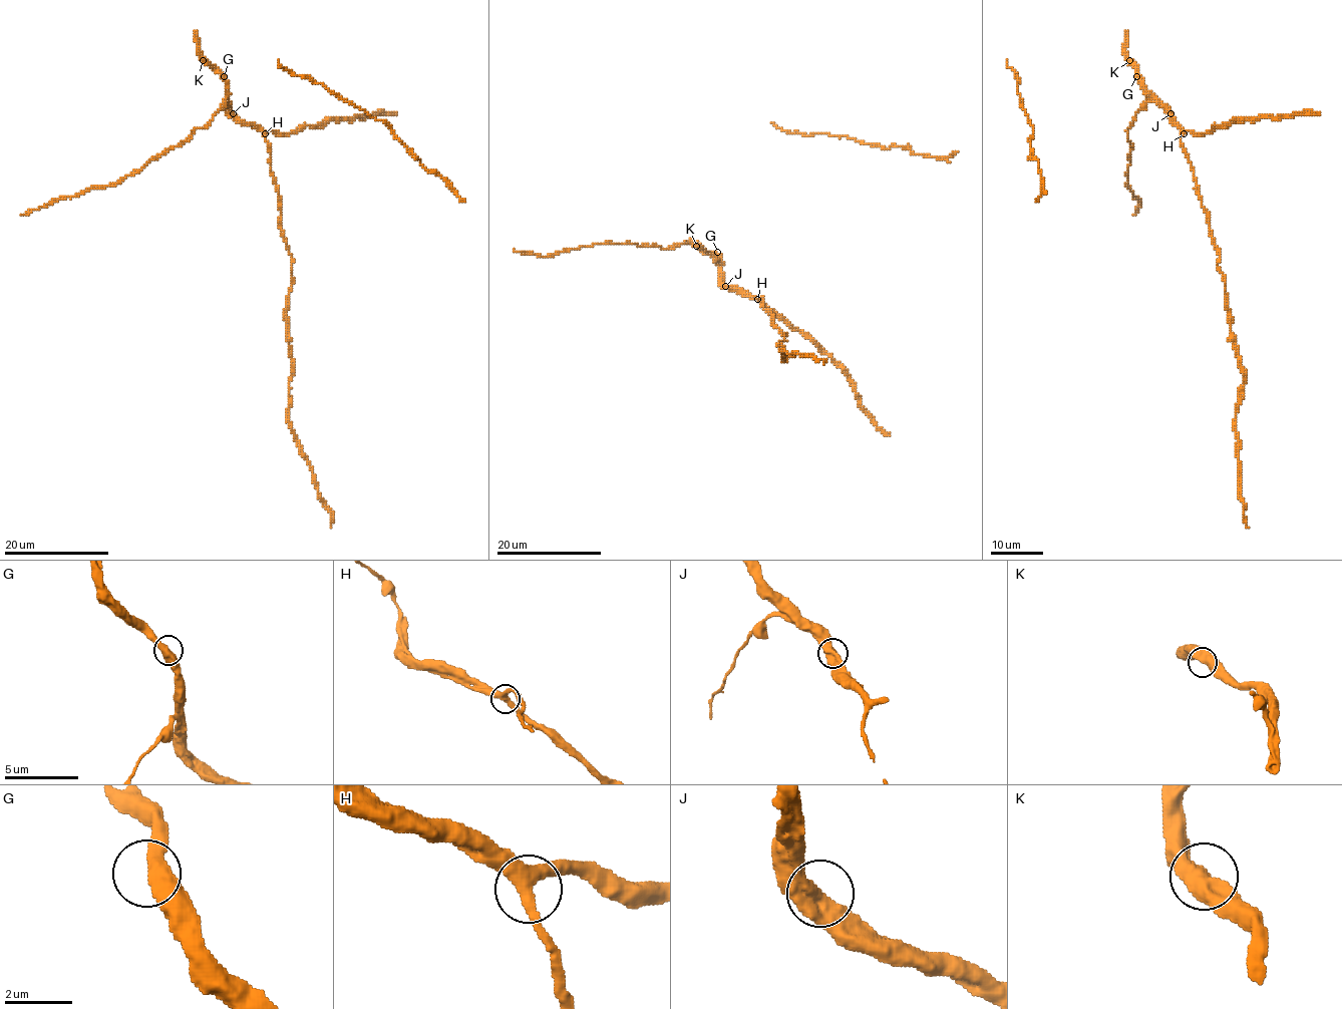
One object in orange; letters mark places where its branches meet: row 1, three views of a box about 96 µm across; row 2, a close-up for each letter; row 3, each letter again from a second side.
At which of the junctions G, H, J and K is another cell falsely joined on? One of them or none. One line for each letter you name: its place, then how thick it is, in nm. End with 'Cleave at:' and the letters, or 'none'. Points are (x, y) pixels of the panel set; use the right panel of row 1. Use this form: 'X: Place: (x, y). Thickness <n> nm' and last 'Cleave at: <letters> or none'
Cleave at: none

